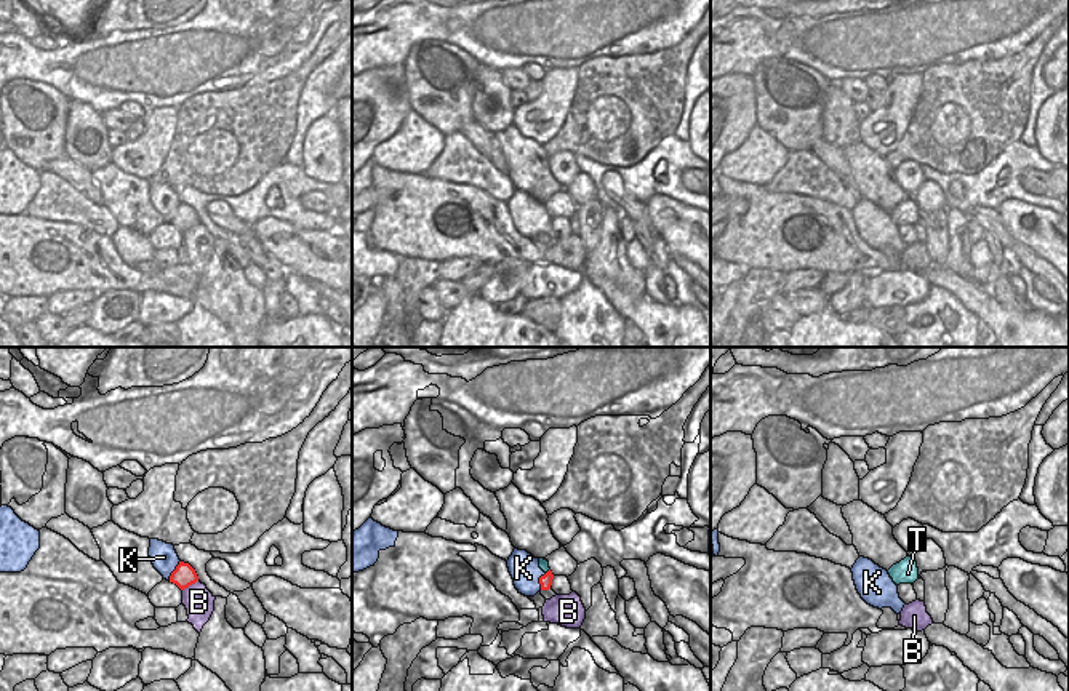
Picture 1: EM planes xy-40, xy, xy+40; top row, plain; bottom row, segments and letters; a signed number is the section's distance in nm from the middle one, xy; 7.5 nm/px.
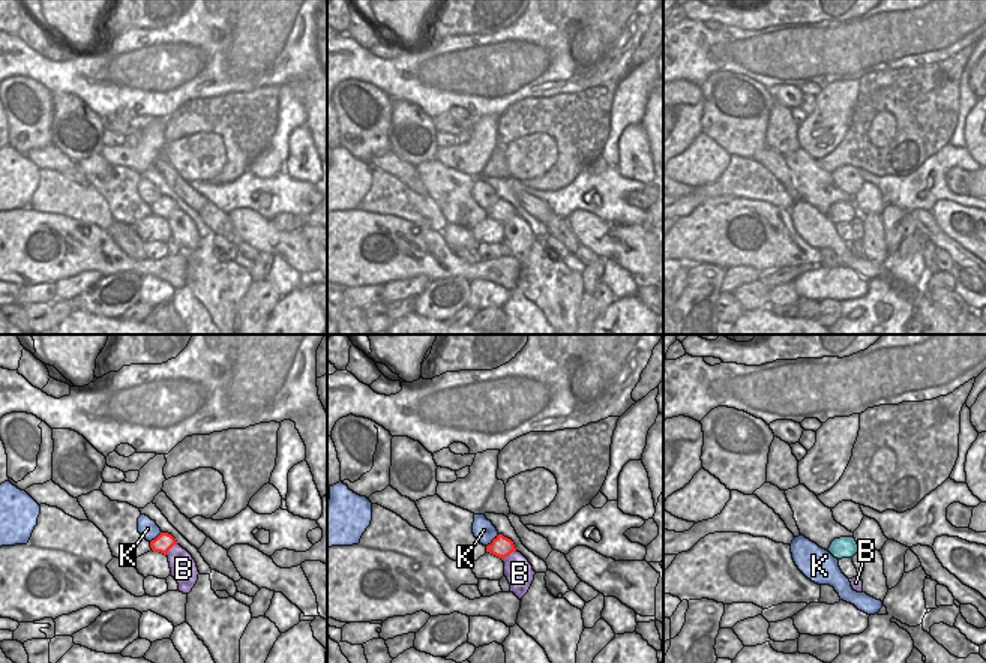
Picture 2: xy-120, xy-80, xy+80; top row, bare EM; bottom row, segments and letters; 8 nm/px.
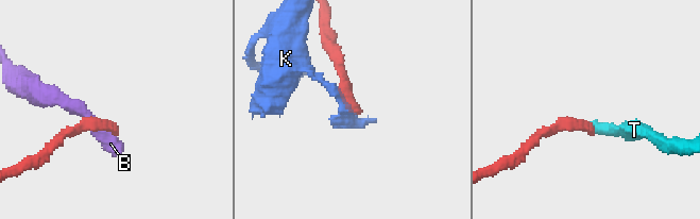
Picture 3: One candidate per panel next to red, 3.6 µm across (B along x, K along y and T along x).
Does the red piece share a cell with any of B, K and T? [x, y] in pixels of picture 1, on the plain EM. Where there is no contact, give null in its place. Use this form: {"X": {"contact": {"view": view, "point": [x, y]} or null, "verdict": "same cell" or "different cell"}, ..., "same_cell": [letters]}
{"B": {"contact": {"view": "xy-40", "point": [189, 226]}, "verdict": "different cell"}, "K": {"contact": {"view": "xy-40", "point": [175, 211]}, "verdict": "different cell"}, "T": {"contact": {"view": "xy", "point": [548, 213]}, "verdict": "different cell"}, "same_cell": []}

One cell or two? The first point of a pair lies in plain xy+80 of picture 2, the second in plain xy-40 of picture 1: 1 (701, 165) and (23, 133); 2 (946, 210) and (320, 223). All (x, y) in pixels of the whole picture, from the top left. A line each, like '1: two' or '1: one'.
1: two
2: two

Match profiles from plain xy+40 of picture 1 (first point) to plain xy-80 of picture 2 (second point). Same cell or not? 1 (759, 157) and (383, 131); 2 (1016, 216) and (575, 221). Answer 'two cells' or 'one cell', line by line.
1: one cell
2: one cell

